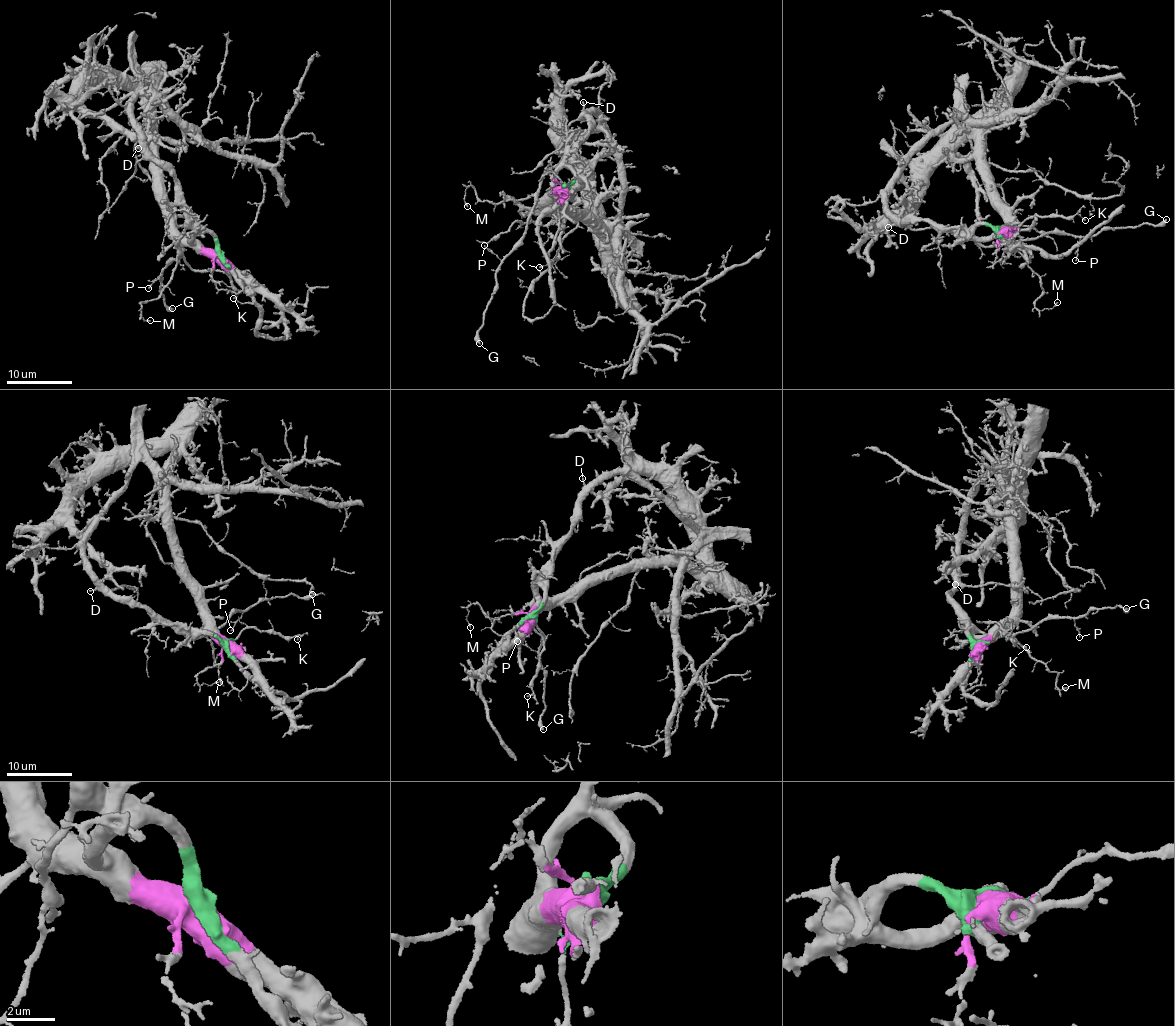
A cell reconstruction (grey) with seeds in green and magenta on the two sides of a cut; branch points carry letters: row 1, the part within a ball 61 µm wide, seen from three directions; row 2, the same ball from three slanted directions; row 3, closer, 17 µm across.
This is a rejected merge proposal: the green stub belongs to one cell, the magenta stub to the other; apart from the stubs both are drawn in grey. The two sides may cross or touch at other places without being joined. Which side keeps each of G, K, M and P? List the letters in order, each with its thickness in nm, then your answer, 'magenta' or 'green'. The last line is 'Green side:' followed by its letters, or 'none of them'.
G: calibre 460 nm; green
K: calibre 180 nm; green
M: calibre 170 nm; green
P: calibre 110 nm; green
Green side: G, K, M, P

